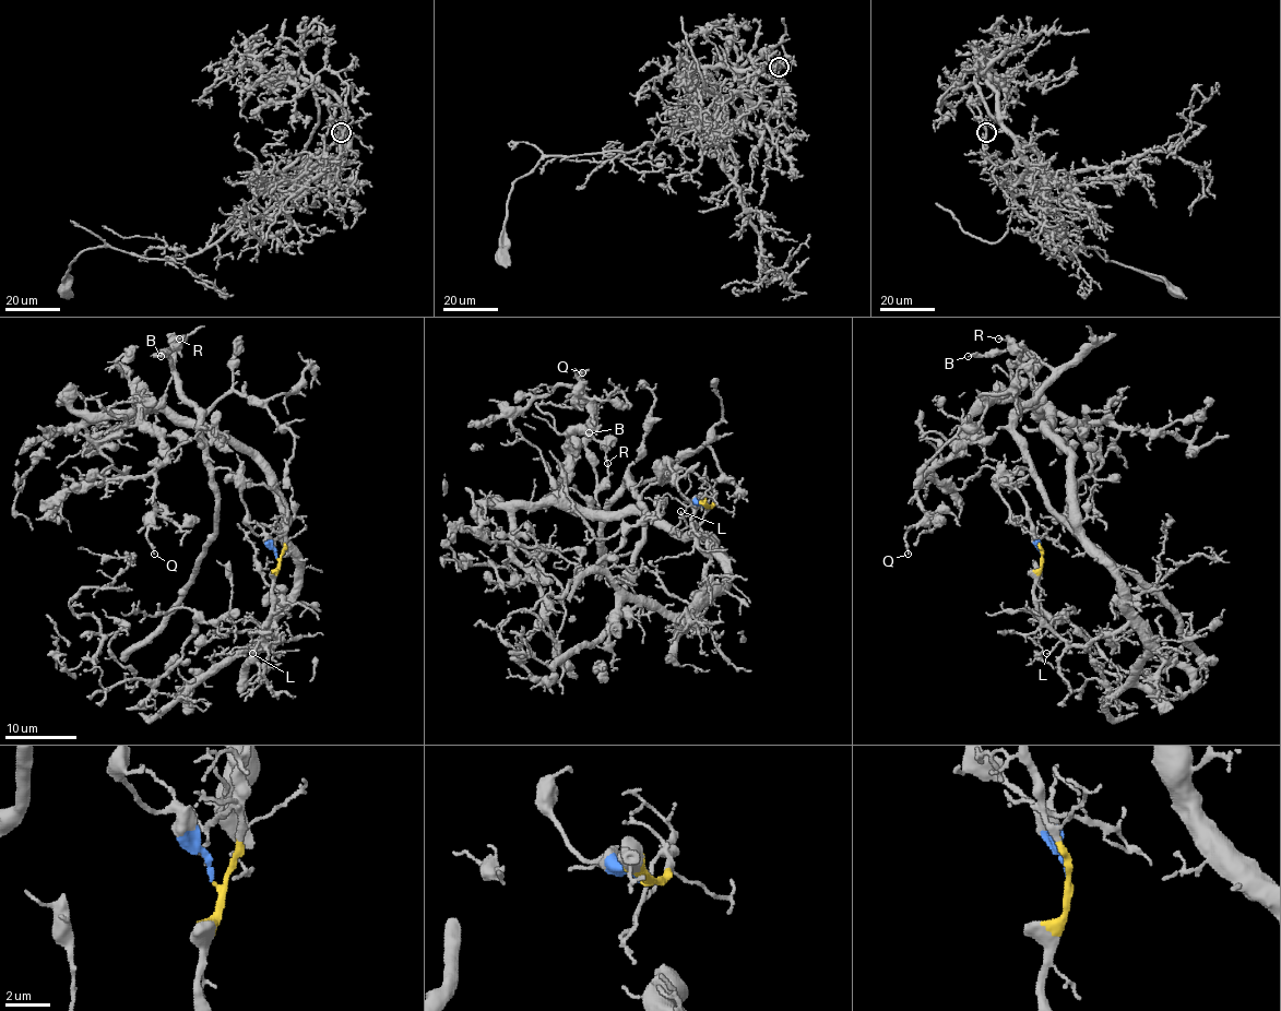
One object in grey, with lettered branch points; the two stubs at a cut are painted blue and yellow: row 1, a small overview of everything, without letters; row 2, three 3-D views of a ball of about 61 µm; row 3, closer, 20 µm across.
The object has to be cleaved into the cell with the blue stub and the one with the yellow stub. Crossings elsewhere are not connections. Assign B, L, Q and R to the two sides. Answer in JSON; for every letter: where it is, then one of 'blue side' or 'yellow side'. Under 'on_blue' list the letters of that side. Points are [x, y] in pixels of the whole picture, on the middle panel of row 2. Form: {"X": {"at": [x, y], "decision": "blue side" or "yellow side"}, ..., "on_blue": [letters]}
{"B": {"at": [589, 432], "decision": "blue side"}, "L": {"at": [680, 511], "decision": "yellow side"}, "Q": {"at": [582, 372], "decision": "yellow side"}, "R": {"at": [607, 463], "decision": "blue side"}, "on_blue": ["B", "R"]}

